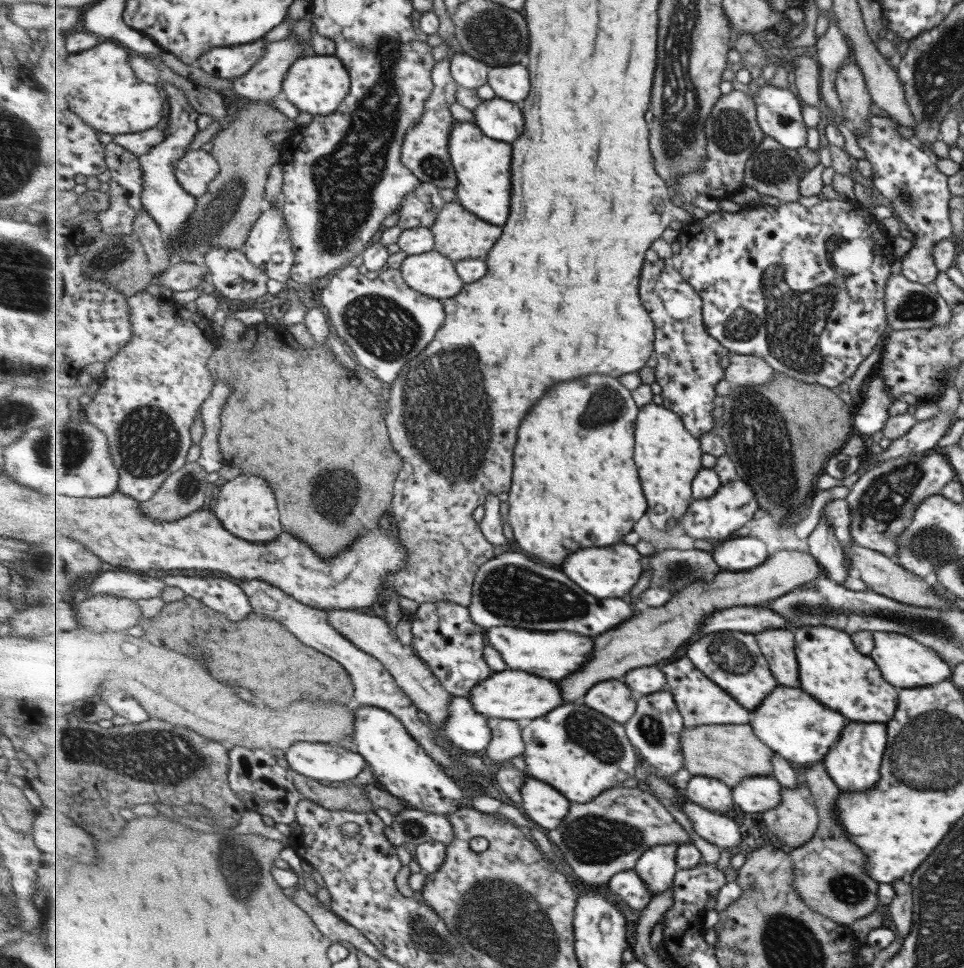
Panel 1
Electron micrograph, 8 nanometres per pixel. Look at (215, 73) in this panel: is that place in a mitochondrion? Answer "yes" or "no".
no

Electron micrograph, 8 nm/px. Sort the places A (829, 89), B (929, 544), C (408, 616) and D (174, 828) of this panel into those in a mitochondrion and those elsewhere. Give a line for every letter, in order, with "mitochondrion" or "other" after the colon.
A: other
B: mitochondrion
C: other
D: other

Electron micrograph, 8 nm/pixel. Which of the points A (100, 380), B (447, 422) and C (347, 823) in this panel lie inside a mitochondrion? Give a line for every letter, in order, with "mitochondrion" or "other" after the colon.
A: other
B: mitochondrion
C: other

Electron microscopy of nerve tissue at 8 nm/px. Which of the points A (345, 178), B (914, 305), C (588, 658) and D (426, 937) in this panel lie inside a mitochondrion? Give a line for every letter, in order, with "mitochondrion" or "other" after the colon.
A: mitochondrion
B: mitochondrion
C: other
D: mitochondrion

